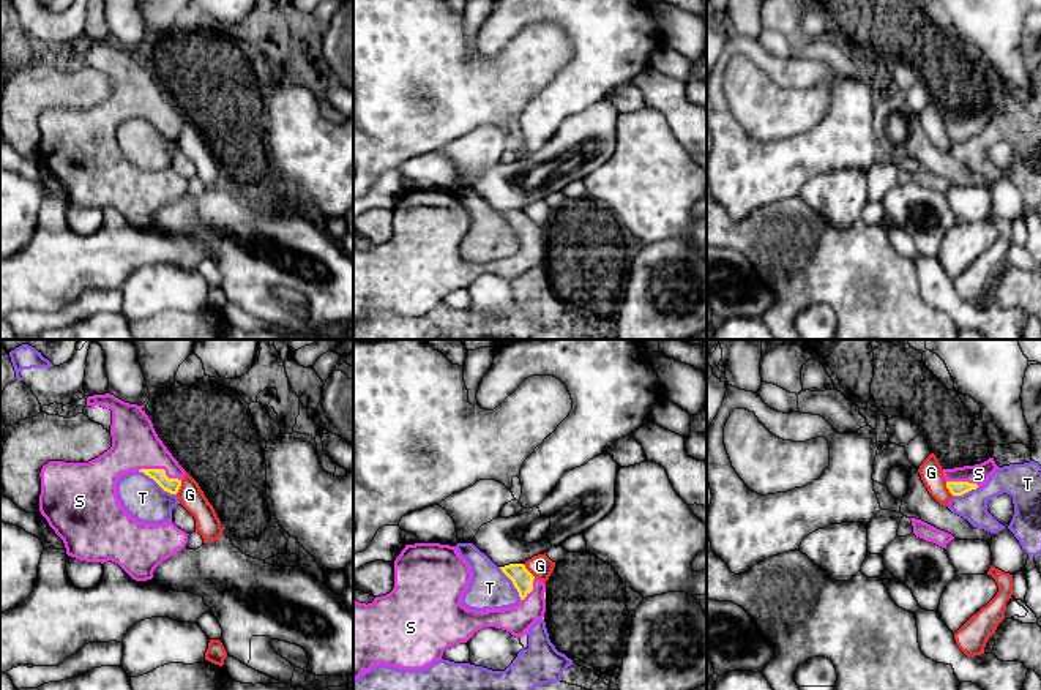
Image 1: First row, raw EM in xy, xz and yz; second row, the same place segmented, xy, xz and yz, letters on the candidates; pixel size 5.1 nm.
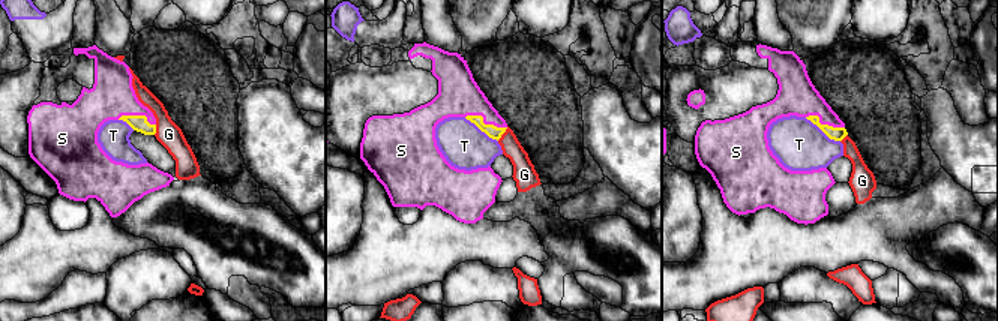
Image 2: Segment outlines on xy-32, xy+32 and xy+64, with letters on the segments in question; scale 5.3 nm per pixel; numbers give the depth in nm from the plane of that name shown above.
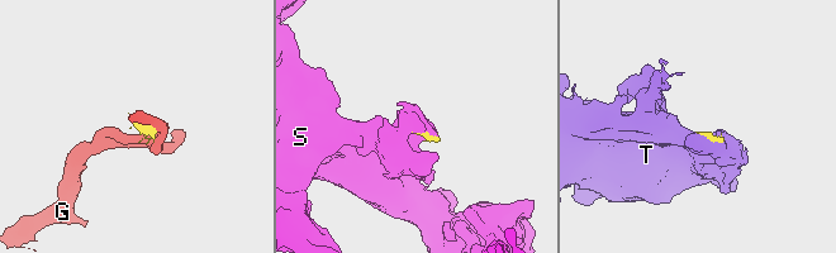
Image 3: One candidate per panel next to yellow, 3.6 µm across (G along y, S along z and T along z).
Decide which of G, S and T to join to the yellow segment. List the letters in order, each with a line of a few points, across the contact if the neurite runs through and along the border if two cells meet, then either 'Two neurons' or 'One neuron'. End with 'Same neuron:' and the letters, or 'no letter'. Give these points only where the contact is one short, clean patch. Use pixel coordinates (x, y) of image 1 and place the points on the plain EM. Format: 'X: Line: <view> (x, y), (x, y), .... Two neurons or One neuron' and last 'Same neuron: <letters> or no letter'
G: Line: xy (182, 127), (175, 139). Two neurons
S: One neuron
T: Line: xy (138, 117), (142, 117), (164, 136), (175, 141). Two neurons
Same neuron: S

